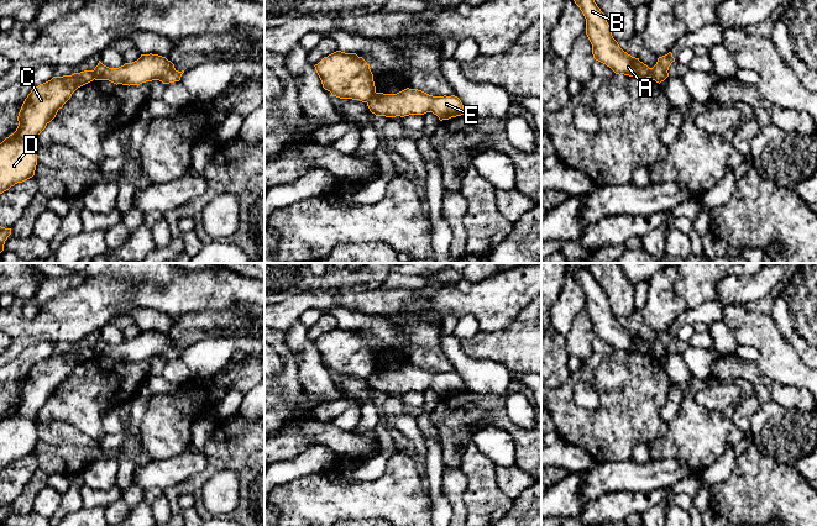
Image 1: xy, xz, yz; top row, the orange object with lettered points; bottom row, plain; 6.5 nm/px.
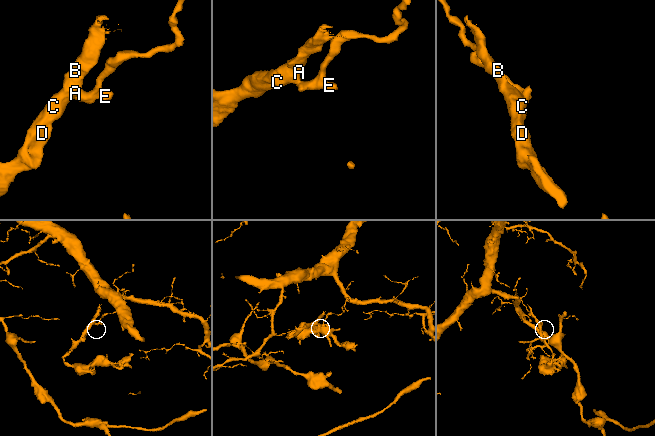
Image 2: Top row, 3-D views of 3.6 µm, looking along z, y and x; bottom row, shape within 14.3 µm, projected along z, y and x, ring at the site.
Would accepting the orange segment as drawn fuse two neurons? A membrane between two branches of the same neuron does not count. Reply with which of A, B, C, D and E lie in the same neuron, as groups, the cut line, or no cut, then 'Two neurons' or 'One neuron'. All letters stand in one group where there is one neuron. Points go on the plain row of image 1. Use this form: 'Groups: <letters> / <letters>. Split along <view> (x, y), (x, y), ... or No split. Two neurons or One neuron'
Groups: A B C D / E. Split along xz (376, 369), (366, 378). Two neurons

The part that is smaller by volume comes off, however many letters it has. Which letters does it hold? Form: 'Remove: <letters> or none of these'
Remove: A, B, C, D

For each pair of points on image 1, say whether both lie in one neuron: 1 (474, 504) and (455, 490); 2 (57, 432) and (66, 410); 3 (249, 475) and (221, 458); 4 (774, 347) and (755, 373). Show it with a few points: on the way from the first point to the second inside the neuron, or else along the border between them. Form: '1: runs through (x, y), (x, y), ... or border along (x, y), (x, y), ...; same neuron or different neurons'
1: border along (457, 468), (466, 478), (466, 513); different neurons
2: border along (37, 417), (40, 421), (67, 421), (88, 435); different neurons
3: runs through (242, 469), (231, 458), (228, 458); same neuron
4: border along (755, 362), (766, 375), (784, 385); different neurons

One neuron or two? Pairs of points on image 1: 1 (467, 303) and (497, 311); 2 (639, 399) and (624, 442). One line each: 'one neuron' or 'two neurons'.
1: one neuron
2: one neuron

